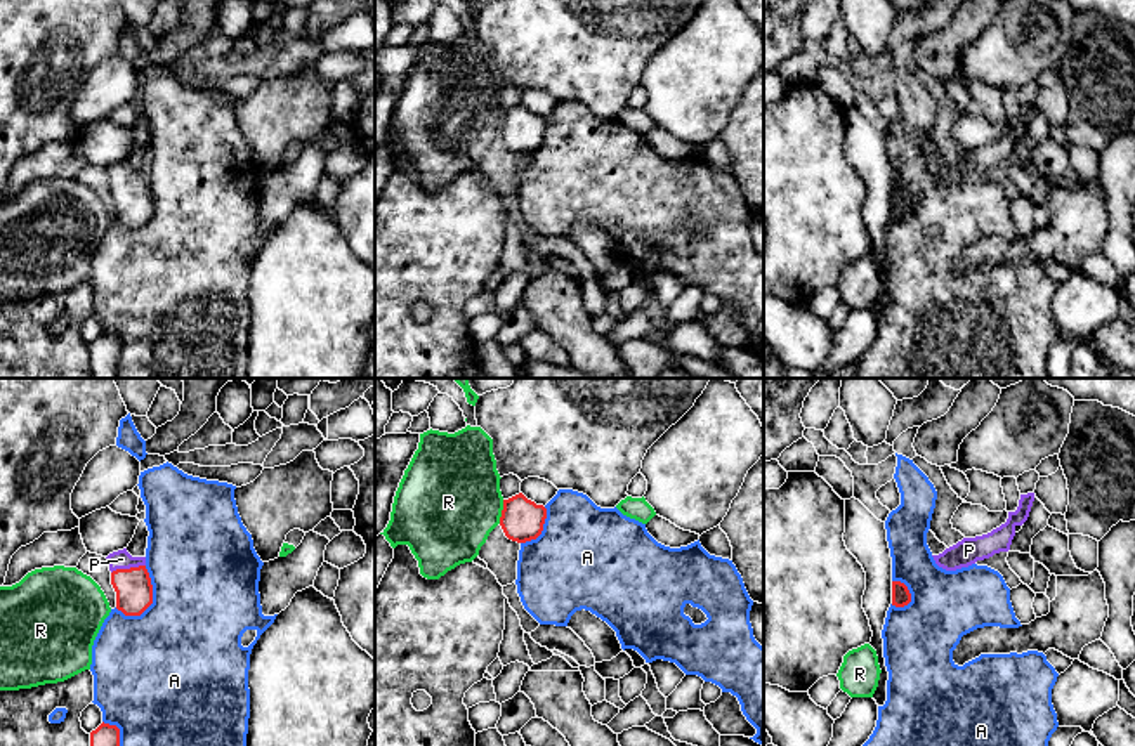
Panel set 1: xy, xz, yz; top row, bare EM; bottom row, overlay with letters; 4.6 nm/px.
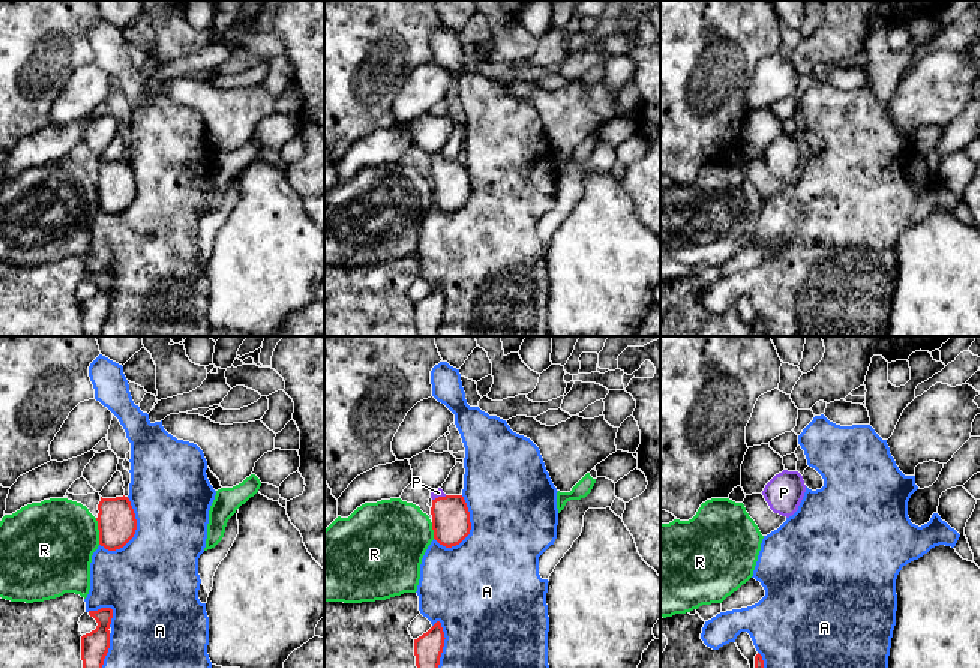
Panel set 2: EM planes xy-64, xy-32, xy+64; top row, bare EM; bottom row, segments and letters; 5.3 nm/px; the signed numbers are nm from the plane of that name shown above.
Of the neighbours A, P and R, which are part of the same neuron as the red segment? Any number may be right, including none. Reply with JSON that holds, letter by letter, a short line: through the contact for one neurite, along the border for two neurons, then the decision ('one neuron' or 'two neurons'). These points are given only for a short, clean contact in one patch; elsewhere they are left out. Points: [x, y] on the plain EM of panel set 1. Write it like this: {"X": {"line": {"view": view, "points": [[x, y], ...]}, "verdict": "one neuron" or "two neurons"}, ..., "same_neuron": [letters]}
{"A": {"verdict": "two neurons"}, "P": {"line": {"view": "xy", "points": [[134, 203], [127, 181], [122, 170]]}, "verdict": "one neuron"}, "R": {"verdict": "two neurons"}, "same_neuron": ["P"]}

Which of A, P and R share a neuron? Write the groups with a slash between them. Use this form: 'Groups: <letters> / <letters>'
Groups: A / P / R

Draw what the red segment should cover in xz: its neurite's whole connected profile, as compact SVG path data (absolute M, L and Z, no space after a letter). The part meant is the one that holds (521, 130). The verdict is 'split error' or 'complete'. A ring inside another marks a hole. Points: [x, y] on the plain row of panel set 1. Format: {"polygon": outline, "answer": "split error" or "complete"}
{"polygon": "M522 104L503 111L500 137L505 147L517 154L536 151L547 130L547 120L528 111Z", "answer": "complete"}

